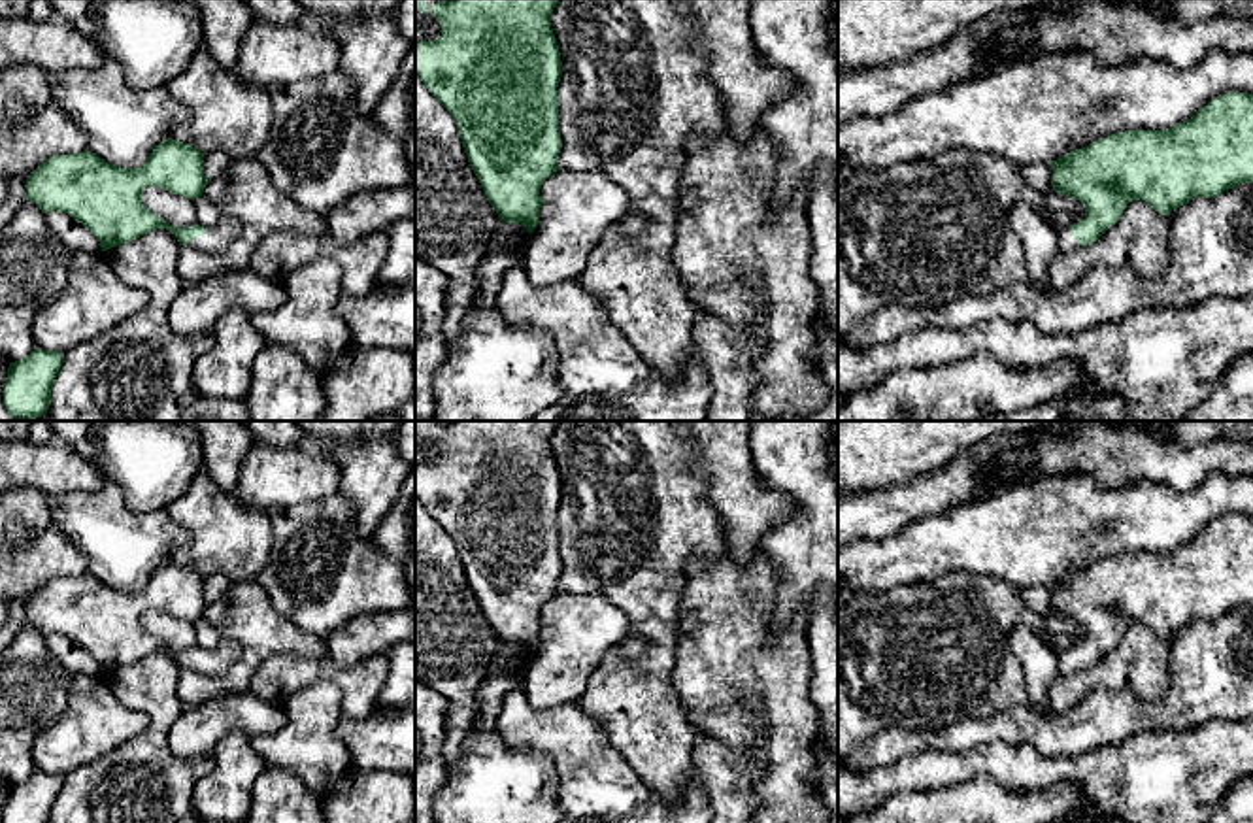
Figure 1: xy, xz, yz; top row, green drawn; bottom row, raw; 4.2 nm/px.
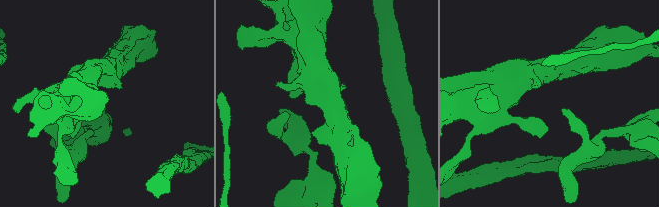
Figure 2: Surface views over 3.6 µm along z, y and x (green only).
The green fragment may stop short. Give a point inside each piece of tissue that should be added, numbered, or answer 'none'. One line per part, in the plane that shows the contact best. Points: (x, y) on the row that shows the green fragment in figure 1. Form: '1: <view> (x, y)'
1: xy (216, 238)

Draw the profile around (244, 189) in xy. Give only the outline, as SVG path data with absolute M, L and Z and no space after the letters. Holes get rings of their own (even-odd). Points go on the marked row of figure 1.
M232 159L217 179L208 181L202 196L223 215L236 217L243 230L217 255L183 247L177 259L177 274L183 283L247 268L259 242L272 232L291 230L311 238L328 234L325 215L304 210L281 193L257 159Z

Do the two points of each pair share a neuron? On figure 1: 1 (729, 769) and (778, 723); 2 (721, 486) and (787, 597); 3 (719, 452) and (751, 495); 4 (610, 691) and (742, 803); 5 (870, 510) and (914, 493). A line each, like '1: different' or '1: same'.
1: different
2: different
3: same
4: different
5: same

